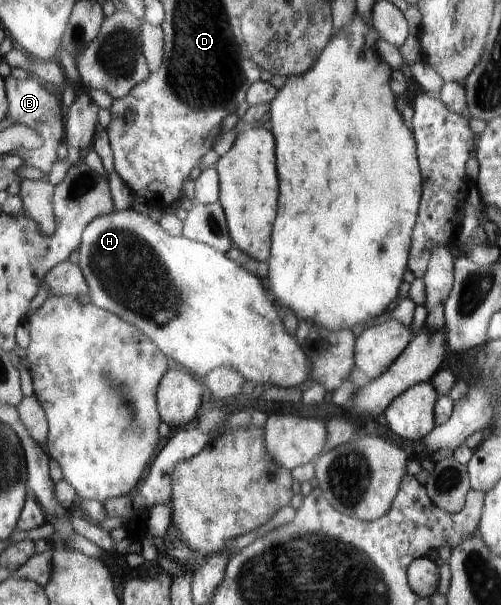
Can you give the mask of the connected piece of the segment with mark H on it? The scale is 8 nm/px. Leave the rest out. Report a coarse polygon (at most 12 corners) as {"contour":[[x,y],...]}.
{"contour":[[134,208],[78,247],[89,299],[201,378],[297,387],[261,281]]}

